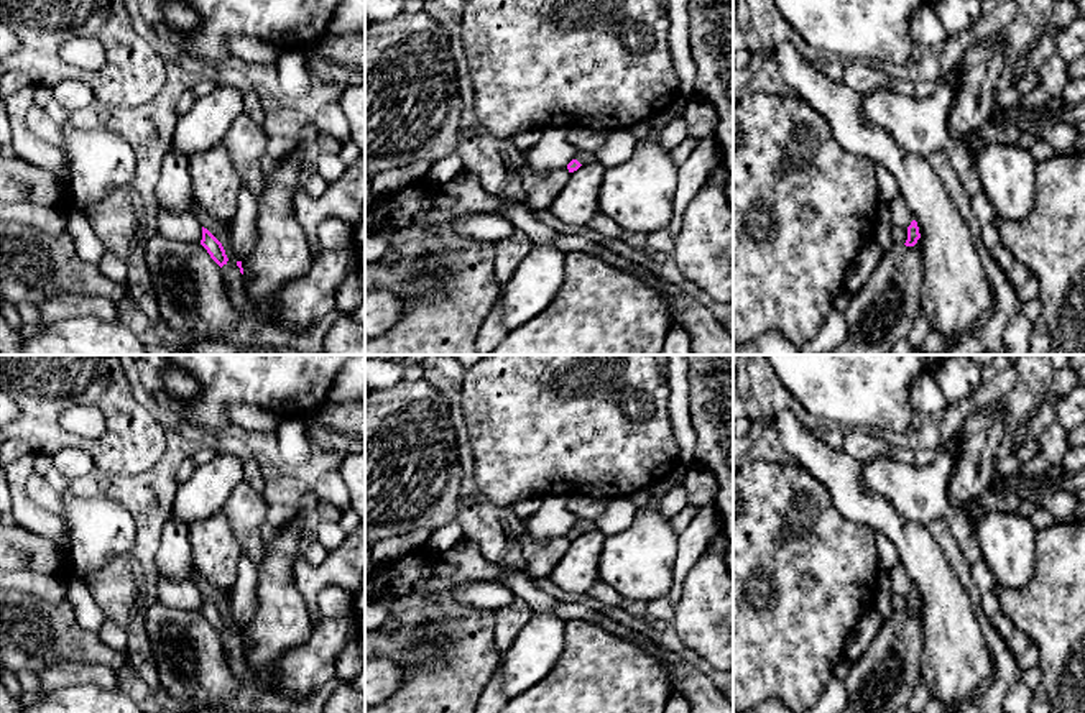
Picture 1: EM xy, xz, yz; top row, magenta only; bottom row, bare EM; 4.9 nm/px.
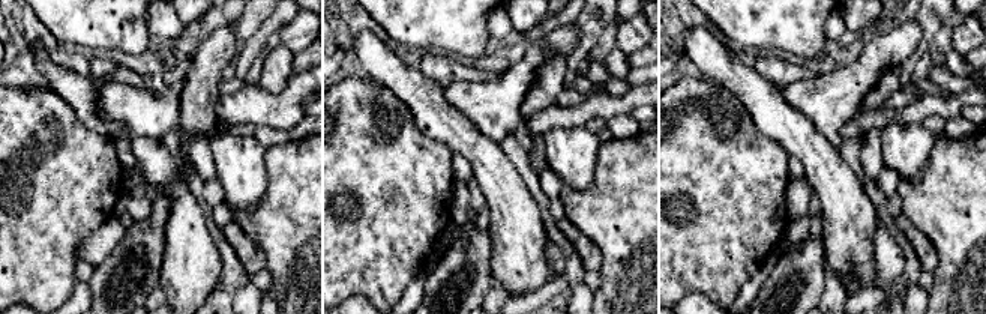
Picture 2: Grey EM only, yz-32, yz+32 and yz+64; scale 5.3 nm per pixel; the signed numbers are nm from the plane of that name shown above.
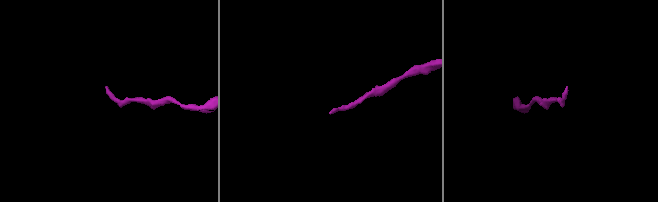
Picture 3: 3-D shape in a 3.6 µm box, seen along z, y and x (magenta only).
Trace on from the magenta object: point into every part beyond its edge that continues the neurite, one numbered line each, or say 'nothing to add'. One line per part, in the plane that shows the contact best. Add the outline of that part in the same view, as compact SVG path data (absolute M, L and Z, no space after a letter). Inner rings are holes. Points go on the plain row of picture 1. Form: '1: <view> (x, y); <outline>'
nothing to add

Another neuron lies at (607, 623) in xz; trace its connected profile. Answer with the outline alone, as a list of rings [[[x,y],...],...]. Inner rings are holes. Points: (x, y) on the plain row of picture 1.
[[[605,616],[598,621],[593,621],[595,624],[598,624],[600,628],[603,628],[605,631],[608,631],[610,634],[621,637],[628,642],[636,642],[636,641],[644,641],[648,644],[651,644],[653,641],[643,637],[641,634],[625,628],[623,624],[615,623],[612,618]]]

